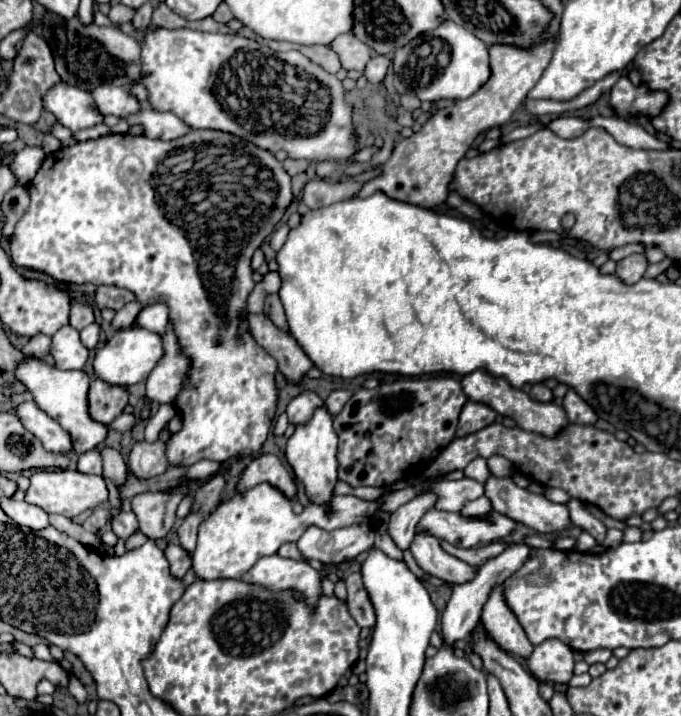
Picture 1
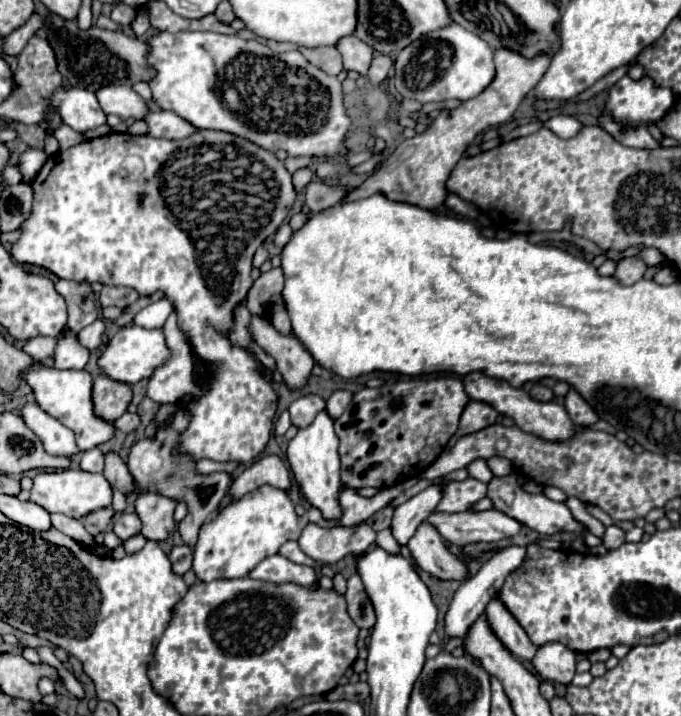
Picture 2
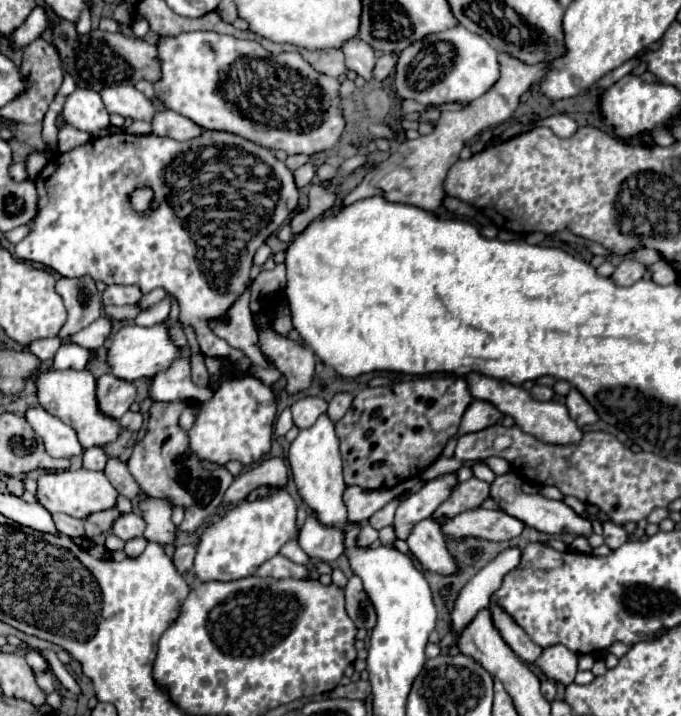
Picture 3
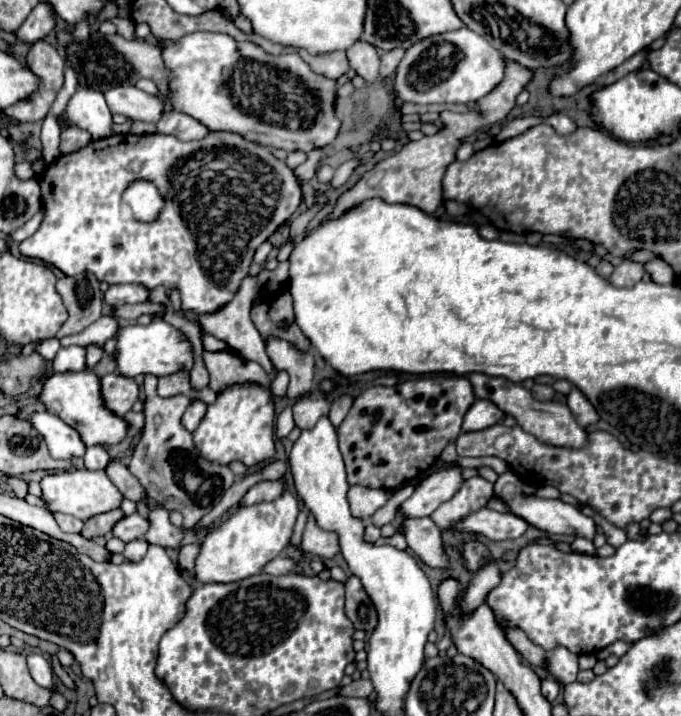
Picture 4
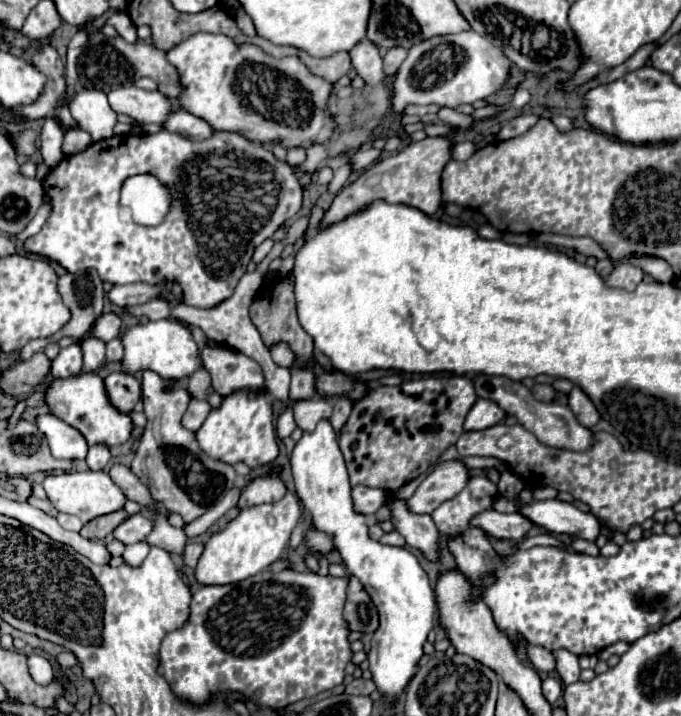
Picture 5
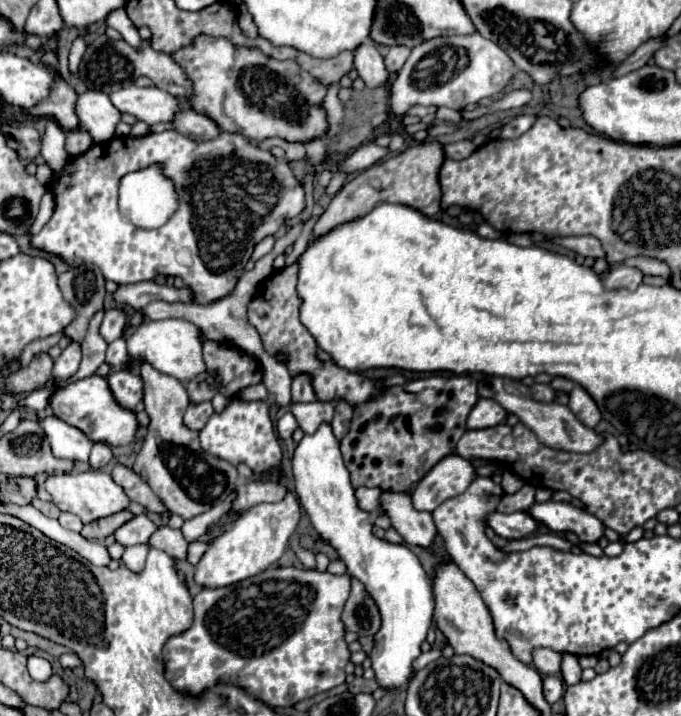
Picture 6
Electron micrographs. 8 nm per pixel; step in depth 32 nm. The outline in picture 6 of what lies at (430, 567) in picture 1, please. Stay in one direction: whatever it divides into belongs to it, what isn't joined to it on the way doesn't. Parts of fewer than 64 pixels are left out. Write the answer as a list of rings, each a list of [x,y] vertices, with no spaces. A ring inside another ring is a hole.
[[[382,492],[380,510],[390,518],[392,528],[406,544],[430,546],[436,536],[436,526],[430,512],[420,512],[412,504],[408,492]]]

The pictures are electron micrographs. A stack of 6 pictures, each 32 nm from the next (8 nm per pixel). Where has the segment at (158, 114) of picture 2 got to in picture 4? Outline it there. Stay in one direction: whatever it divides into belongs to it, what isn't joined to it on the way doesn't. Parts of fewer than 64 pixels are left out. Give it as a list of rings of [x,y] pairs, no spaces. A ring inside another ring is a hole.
[[[178,110],[164,112],[164,116],[160,118],[160,122],[156,126],[158,126],[158,132],[172,134],[180,140],[202,140],[210,132],[200,120],[196,120],[184,112],[178,112]]]

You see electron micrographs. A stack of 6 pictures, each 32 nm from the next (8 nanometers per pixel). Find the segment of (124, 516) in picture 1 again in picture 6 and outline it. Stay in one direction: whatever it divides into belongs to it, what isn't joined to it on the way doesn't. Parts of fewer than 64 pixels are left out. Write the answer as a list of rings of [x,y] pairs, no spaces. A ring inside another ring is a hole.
[[[134,516],[128,524],[120,526],[114,532],[116,542],[120,542],[122,546],[134,546],[134,544],[148,544],[150,536],[156,532],[156,524],[146,516]]]

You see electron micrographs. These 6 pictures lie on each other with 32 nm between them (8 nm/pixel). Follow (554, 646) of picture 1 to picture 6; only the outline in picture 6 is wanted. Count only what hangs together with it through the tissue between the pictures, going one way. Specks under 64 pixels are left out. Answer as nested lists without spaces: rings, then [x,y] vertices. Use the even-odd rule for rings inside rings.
[[[564,654],[564,664],[562,664],[562,676],[564,676],[564,682],[568,686],[572,684],[578,684],[580,678],[582,678],[582,668],[578,664],[578,658],[572,656],[572,654]]]

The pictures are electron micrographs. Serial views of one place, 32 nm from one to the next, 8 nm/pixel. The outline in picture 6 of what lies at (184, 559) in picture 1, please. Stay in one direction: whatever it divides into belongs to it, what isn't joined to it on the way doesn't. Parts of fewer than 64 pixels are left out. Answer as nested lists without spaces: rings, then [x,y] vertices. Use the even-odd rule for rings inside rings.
[[[200,540],[200,542],[192,542],[190,548],[188,548],[188,562],[196,566],[196,564],[200,562],[200,558],[204,556],[204,552],[208,550],[208,546],[210,546],[210,544],[208,544],[208,542],[202,542],[202,540]]]

